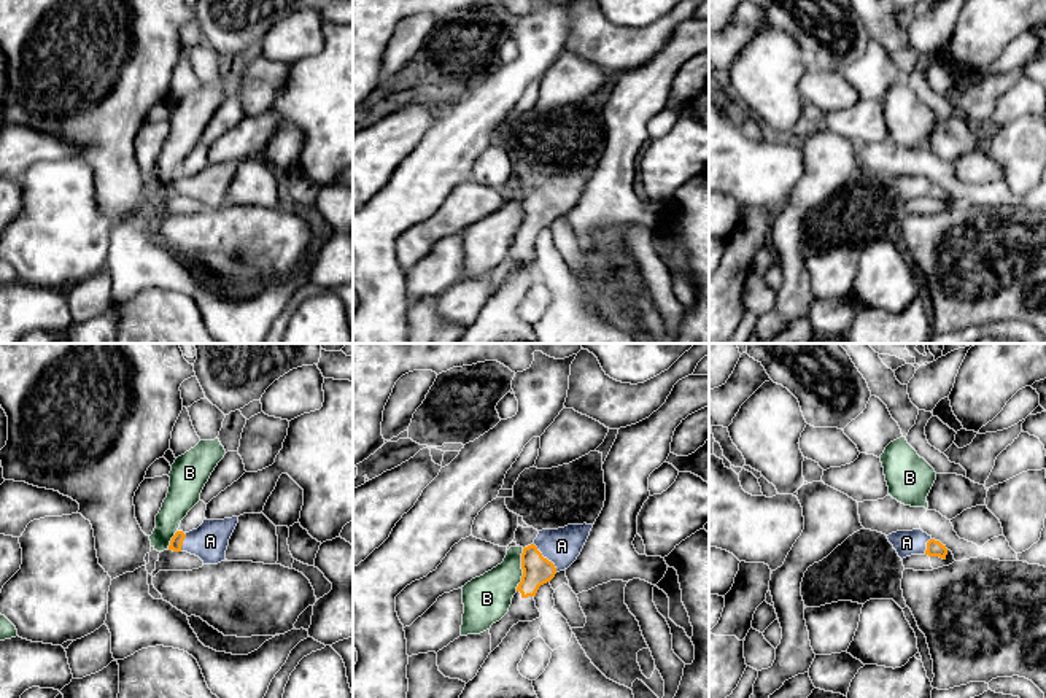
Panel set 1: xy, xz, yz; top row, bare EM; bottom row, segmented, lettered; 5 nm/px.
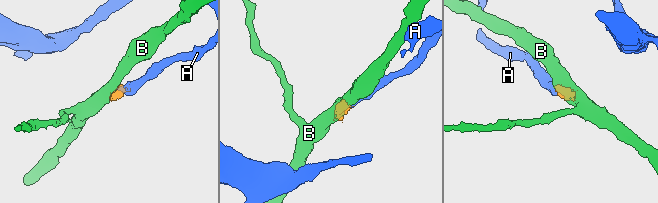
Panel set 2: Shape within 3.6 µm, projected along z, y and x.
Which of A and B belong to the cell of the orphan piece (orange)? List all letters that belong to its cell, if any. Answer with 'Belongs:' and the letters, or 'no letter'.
Belongs: A

